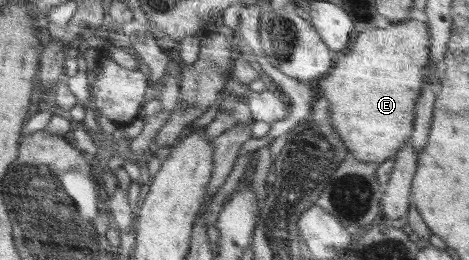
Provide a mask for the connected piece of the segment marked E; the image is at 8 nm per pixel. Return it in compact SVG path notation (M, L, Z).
M424 19L392 23L386 28L360 32L354 47L340 53L336 65L325 77L315 81L318 97L328 100L328 117L335 132L342 137L347 150L360 162L382 163L408 141L414 129L414 108L423 88L429 61L430 36Z

